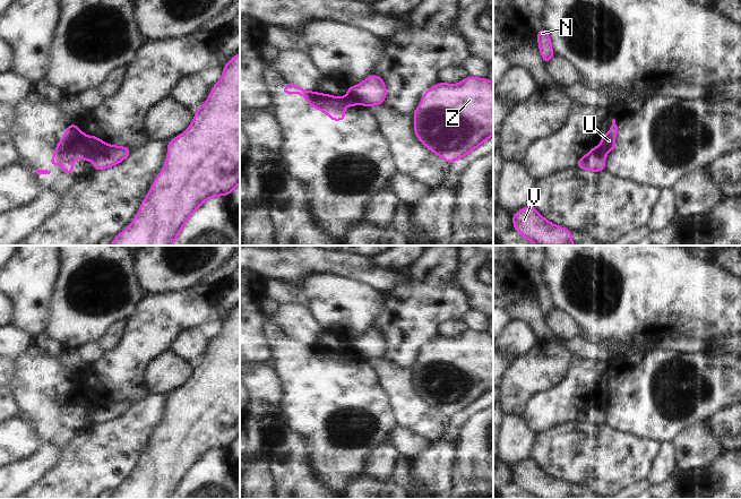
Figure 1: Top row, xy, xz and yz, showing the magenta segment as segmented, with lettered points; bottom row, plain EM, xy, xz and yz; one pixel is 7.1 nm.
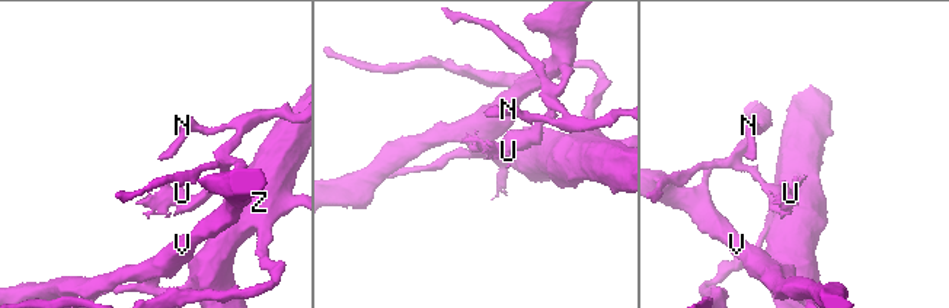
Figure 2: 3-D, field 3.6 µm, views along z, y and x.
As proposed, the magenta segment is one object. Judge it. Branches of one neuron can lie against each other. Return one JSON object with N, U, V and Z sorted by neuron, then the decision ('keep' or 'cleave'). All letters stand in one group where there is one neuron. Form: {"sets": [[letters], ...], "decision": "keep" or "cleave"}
{"sets": [["N", "V", "Z"], ["U"]], "decision": "cleave"}

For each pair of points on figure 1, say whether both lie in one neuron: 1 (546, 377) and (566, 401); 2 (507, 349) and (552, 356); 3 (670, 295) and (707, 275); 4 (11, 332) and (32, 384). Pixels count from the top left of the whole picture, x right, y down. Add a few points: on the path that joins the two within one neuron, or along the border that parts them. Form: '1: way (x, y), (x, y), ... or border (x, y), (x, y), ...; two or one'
1: border (571, 366), (568, 375), (554, 388), (531, 397); two
2: border (537, 340), (525, 354), (518, 356), (511, 363); two
3: way (679, 293), (689, 293), (698, 284); one
4: border (27, 353), (16, 360); two

